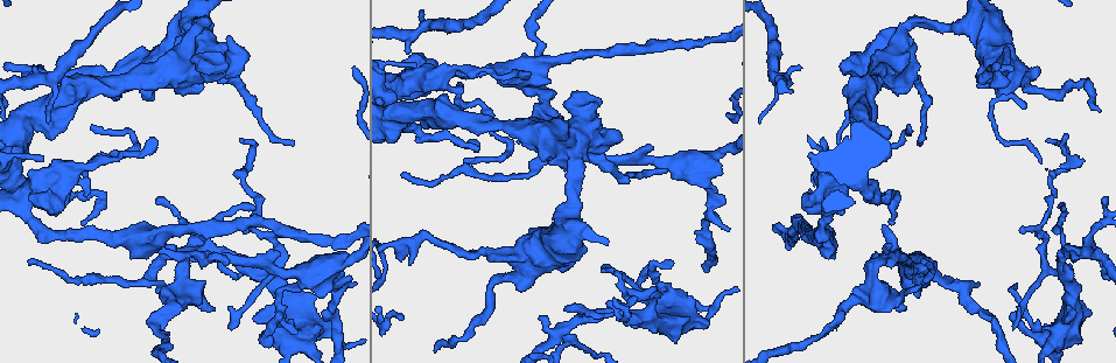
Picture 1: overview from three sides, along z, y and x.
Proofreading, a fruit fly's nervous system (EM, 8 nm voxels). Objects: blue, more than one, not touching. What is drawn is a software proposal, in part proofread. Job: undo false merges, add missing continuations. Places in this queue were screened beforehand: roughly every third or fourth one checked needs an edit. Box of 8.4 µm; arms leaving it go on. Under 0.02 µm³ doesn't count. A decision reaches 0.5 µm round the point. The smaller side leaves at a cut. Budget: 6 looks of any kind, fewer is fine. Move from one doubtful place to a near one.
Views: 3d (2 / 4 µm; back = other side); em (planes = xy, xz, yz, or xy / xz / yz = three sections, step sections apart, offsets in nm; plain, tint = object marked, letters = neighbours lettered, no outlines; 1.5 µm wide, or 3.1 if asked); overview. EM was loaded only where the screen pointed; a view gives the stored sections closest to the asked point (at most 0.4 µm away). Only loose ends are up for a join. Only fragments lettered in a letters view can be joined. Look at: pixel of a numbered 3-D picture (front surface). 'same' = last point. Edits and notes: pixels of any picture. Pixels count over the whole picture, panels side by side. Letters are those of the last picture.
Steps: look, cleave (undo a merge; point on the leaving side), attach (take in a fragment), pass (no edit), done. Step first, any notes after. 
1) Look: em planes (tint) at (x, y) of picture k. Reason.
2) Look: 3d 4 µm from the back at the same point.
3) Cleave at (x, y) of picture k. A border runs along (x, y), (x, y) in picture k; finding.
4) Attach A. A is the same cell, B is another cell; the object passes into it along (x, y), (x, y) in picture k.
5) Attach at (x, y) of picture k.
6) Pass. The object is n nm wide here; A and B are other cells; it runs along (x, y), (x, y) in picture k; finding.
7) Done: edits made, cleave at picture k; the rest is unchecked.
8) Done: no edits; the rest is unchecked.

Look: em planes (letters) at (228, 263) of picture 1. Free end.

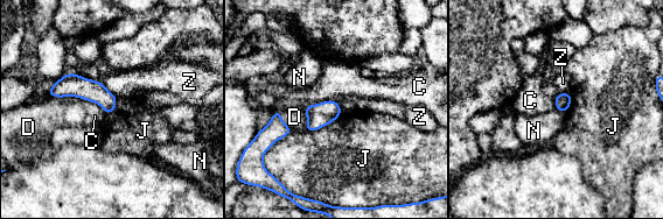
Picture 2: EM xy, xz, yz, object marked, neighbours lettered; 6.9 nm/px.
Pass. C, D, J, N and Z are other cells; no lettered fragment goes on from it.

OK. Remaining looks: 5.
Look: em planes (letters) at (922, 262) of picture 1. Long arm stops here.

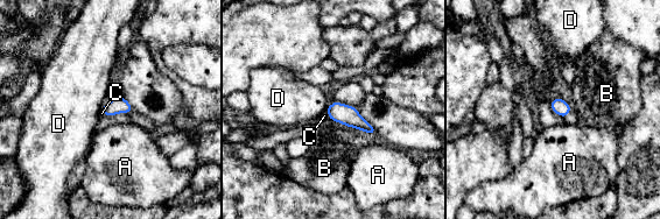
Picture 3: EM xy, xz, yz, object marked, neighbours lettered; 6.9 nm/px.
Attach C. C is the same cell, A, B and D are other cells; the object passes into it along (348, 115), (328, 114), (324, 115) in picture 3; it goes on there.

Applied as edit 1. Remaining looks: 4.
Look: overview.

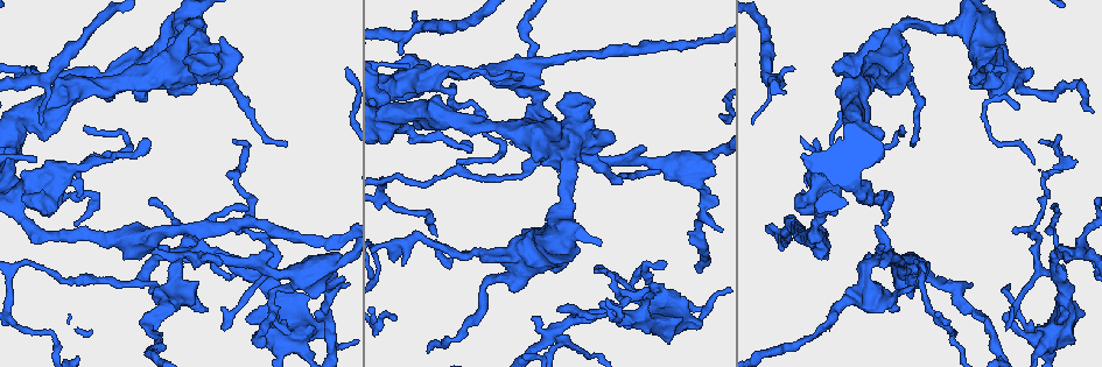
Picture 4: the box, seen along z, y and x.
Look: 3d 4 µm at (51, 336) of picture 4. Sharp bend.

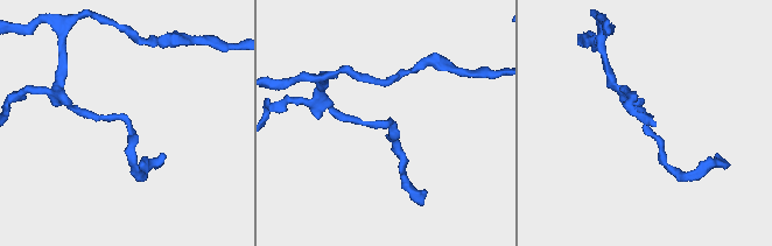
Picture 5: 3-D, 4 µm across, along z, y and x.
Look: em xy step 8 (tint) at (388, 123) of picture 5.

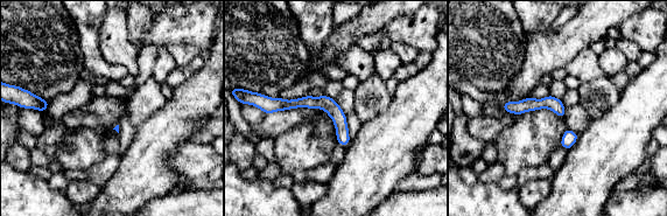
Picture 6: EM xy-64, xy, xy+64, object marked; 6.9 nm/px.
Look: em planes (letters) at the same point.

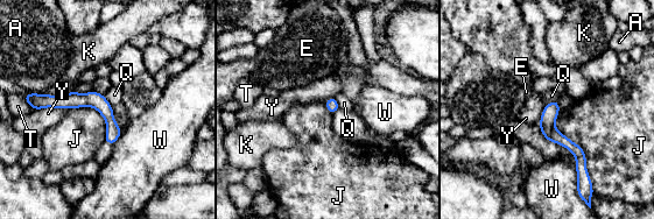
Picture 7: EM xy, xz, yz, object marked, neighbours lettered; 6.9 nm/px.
Pass. A, E, J, K, Q, T, W and Y are other cells; a border runs along (557, 100), (551, 100), (544, 105) in picture 7; continuous, no second neuron.

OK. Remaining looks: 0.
Done: edits made, attach at picture 3; the rest is unchecked.

